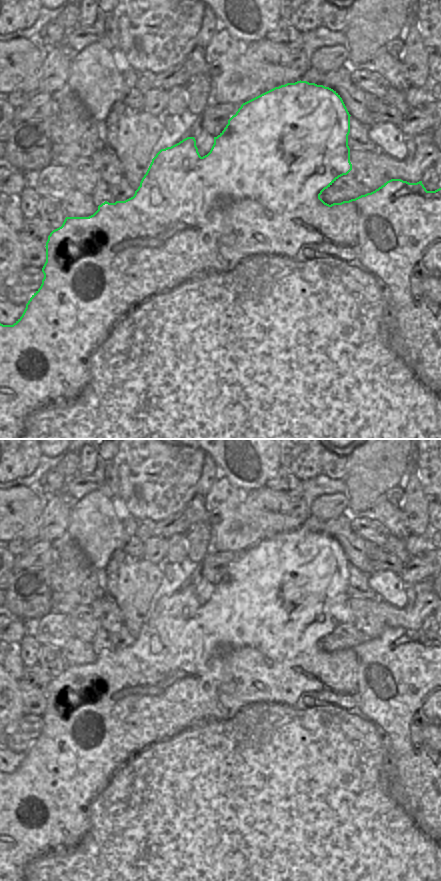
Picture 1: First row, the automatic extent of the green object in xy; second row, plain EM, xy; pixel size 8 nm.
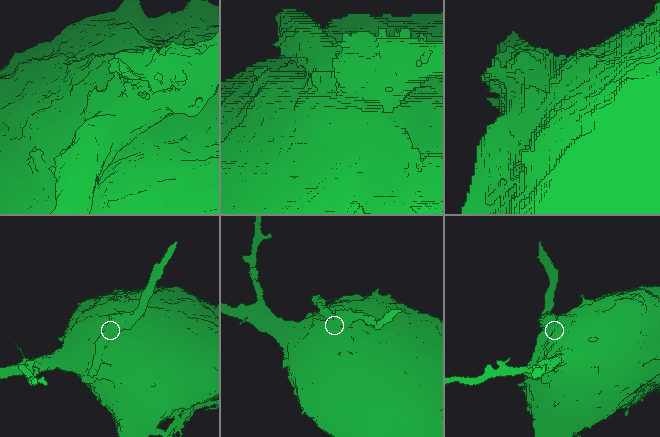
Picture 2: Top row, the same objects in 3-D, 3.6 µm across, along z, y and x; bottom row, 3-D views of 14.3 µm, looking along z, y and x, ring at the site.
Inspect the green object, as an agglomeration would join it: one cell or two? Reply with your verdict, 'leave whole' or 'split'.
split

